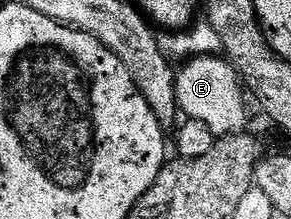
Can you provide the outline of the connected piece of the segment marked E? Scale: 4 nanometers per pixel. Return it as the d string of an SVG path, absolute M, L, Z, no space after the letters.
M222 56L192 57L186 63L180 64L175 74L175 91L182 116L205 123L205 127L209 127L209 131L213 131L216 138L230 137L248 128L248 98L238 73L231 62Z

